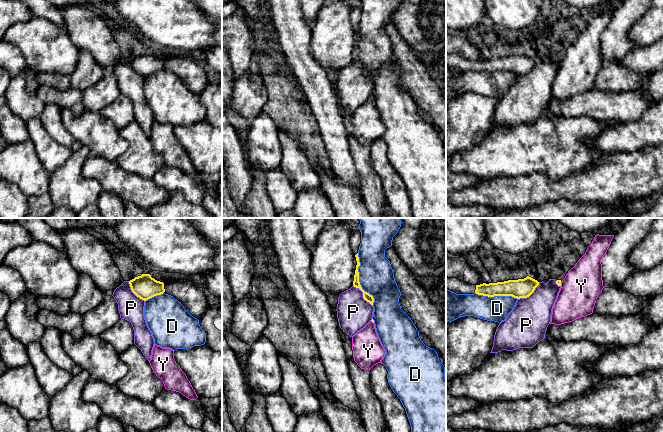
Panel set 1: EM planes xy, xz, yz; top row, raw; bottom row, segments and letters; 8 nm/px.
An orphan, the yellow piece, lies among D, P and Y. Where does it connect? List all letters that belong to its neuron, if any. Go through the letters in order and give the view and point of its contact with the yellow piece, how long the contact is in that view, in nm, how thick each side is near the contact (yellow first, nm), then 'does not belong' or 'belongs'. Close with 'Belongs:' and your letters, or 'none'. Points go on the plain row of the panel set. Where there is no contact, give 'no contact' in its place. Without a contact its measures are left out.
D: xz (358, 56) | 440 nm | 70/280 nm | does not belong
P: xz (363, 71) | 220 nm | 70/280 nm | does not belong
Y: yz (560, 59) | 40 nm | 50/300 nm | does not belong
Belongs: none

